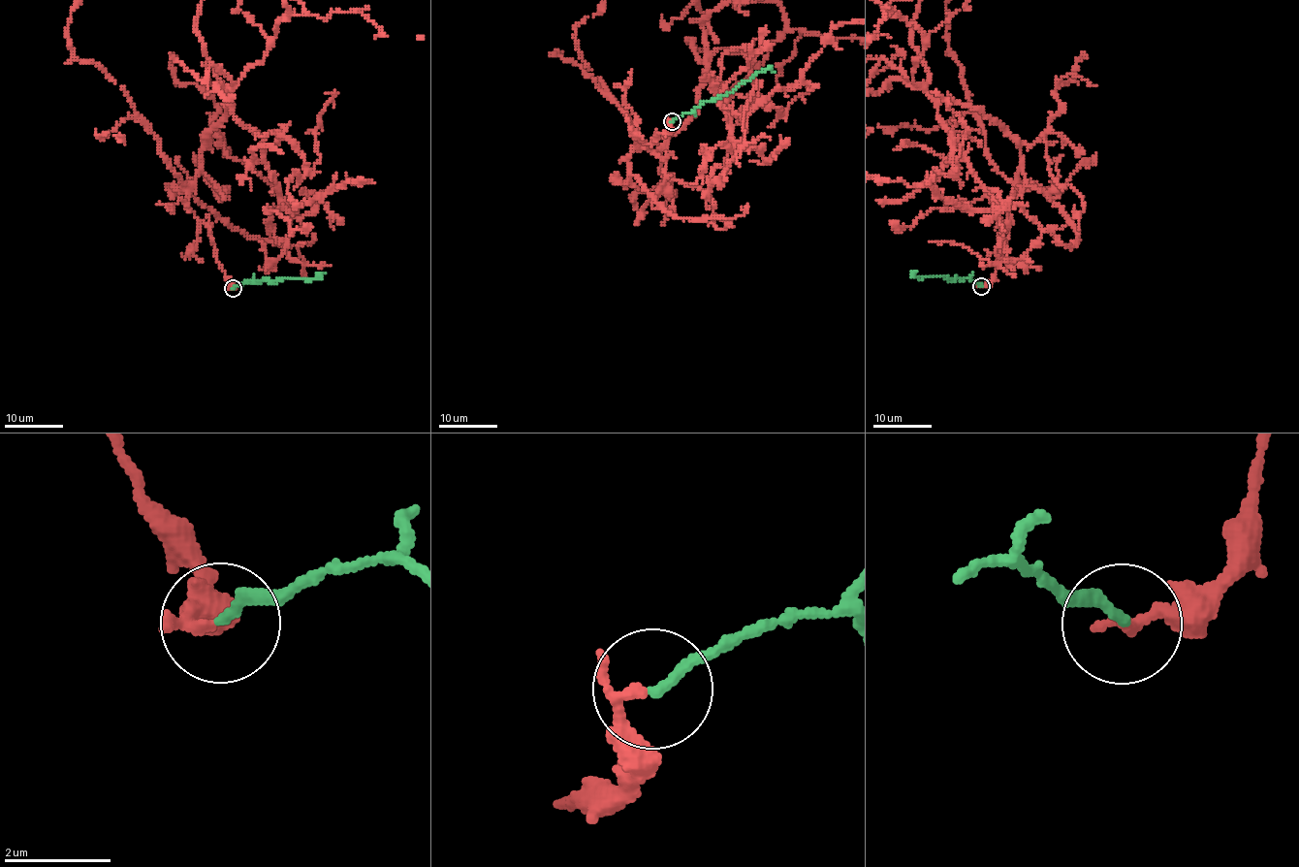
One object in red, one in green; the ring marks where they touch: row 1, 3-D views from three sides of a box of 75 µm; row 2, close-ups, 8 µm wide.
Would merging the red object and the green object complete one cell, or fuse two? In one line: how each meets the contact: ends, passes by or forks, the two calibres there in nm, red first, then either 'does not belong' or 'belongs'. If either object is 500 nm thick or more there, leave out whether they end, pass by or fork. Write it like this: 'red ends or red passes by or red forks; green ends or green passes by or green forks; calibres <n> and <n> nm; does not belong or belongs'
red passes by; green ends; calibres 150 and 200 nm; belongs

